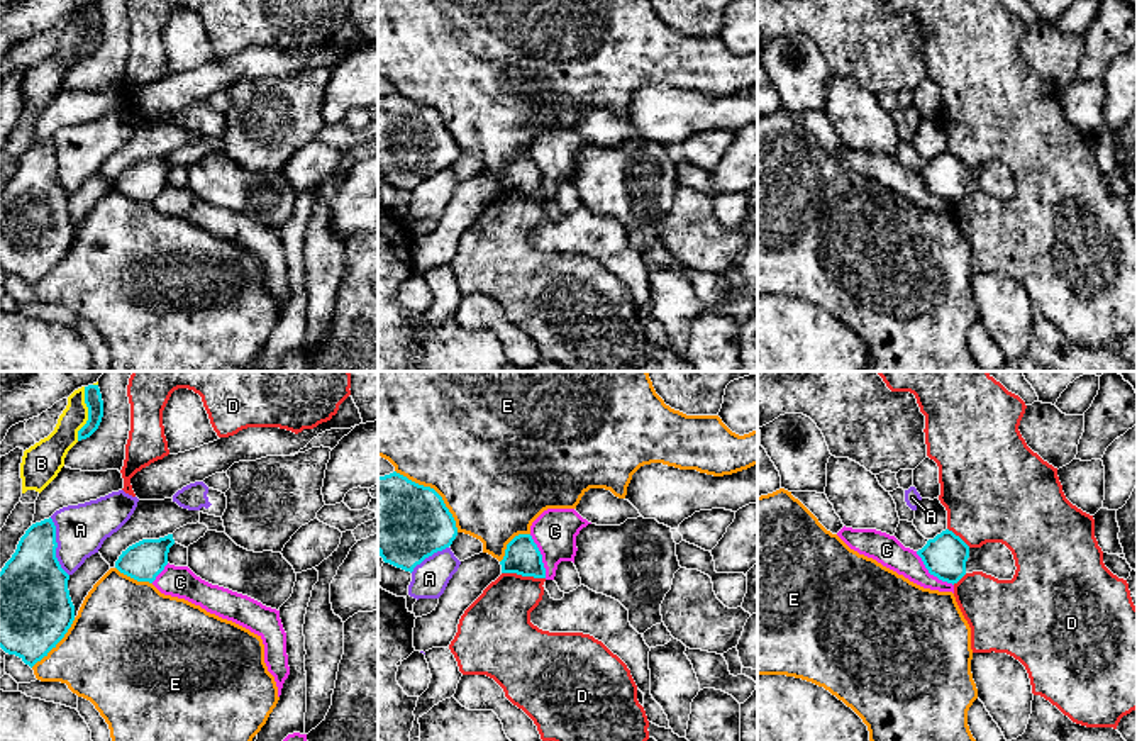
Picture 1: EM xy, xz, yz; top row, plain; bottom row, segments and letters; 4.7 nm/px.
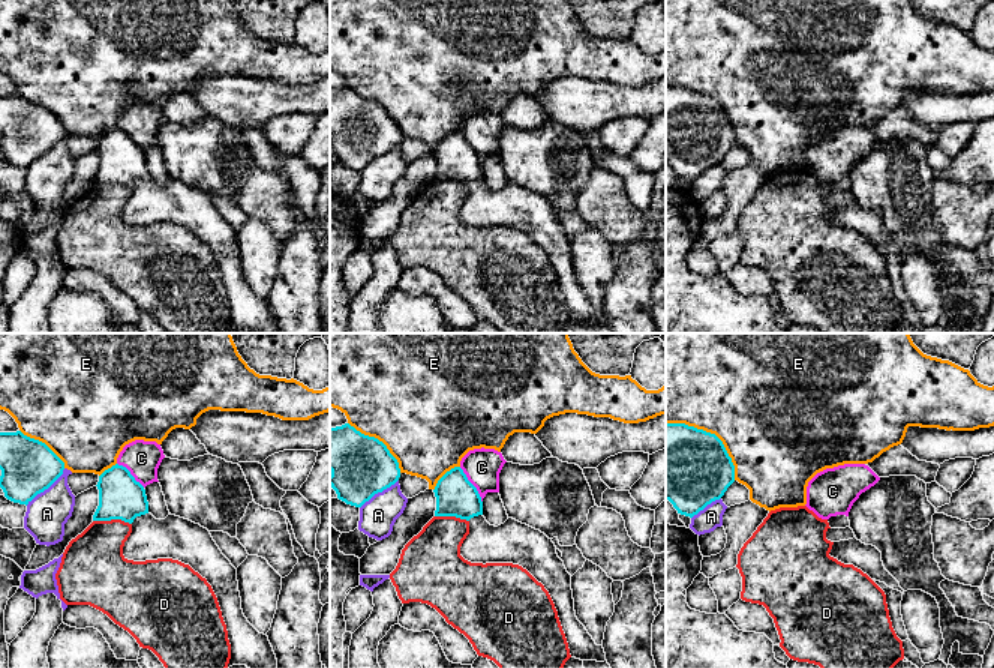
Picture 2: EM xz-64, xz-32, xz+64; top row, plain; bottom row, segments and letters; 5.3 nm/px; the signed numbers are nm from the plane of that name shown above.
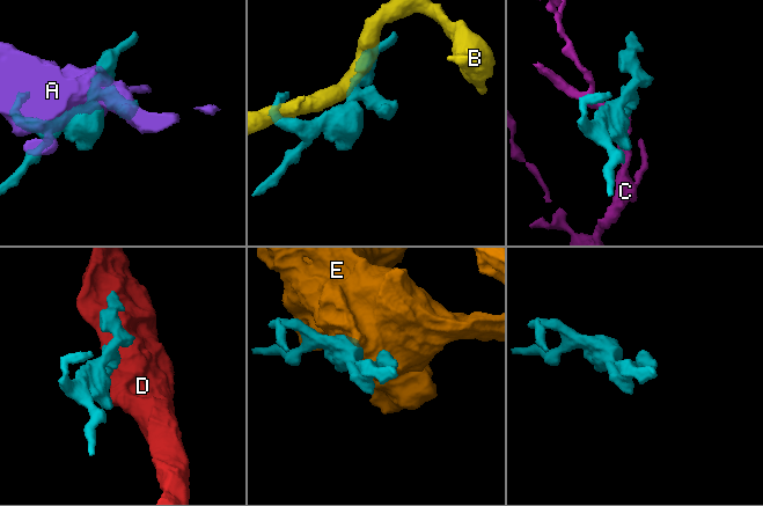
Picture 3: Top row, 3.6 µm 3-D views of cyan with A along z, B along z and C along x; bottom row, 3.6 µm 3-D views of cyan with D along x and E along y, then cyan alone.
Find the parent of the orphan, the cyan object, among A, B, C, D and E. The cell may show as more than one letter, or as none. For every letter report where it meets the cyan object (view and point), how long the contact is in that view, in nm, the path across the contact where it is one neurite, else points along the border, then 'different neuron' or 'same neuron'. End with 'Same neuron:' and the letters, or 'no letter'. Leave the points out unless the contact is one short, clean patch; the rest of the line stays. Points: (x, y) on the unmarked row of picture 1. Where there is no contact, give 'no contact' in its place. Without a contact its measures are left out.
A: contact xy (56, 167); length 300 nm; different neuron
B: contact xy (88, 34); length 260 nm; different neuron
C: contact yz (931, 194); length 240 nm; border yz (915, 172), (931, 194), (953, 206); different neuron
D: contact xz (524, 195); length 220 nm; different neuron
E: contact xz (436, 112); length 420 nm; different neuron
Same neuron: no letter

